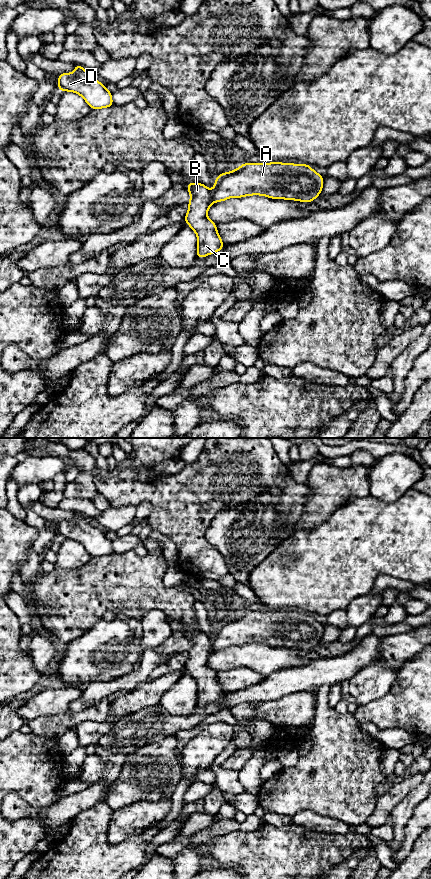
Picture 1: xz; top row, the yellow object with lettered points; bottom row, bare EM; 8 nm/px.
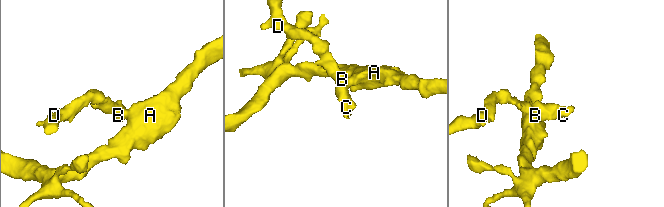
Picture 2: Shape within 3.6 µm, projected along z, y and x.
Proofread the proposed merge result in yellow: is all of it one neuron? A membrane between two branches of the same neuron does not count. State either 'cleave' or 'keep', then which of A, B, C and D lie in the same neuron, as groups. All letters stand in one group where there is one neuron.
cleave; groups A / B C D

